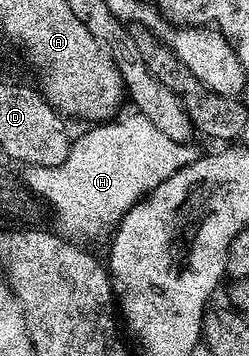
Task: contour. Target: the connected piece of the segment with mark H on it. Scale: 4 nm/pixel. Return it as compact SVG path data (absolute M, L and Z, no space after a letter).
M140 113L113 119L90 126L85 133L72 140L64 162L52 167L28 166L25 170L26 188L34 195L41 195L52 207L55 215L54 230L67 240L91 239L110 230L120 219L144 197L156 189L165 179L182 167L193 163L201 155L190 142L171 139L162 134L149 119Z

